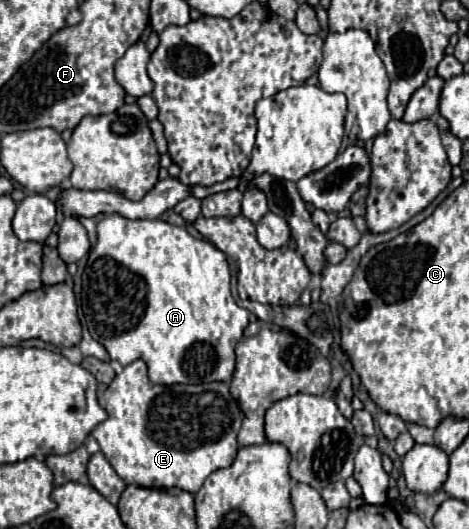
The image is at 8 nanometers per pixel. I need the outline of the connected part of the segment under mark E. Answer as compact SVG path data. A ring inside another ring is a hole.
M136 360L122 368L122 372L112 380L106 392L98 396L98 402L108 412L108 418L92 430L92 436L98 440L102 454L108 458L116 474L126 484L136 484L144 488L176 486L180 490L196 494L212 472L220 468L230 468L236 458L236 436L240 432L244 414L238 408L238 402L232 398L226 382L160 386L148 380L146 364L142 360Z

